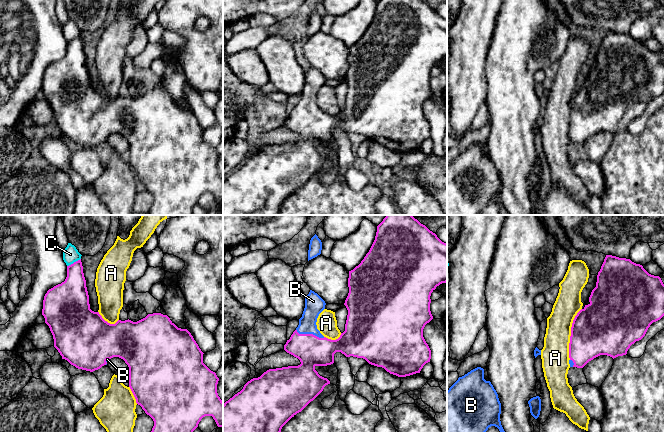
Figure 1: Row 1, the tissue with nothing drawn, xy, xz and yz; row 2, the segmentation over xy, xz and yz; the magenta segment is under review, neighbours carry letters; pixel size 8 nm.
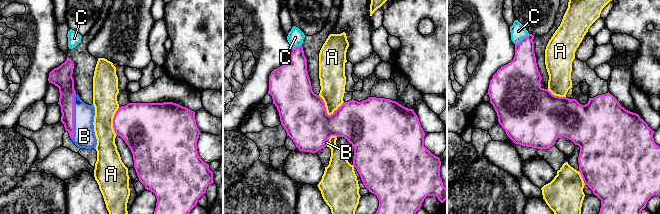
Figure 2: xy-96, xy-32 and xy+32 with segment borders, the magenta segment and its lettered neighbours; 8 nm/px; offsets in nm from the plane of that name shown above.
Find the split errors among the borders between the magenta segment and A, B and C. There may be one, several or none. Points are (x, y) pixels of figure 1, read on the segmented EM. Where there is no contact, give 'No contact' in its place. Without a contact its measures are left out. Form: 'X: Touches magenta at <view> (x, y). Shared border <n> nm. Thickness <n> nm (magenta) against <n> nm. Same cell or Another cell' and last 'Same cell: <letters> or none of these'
A: Touches magenta at yz (571, 334). Shared border 420 nm. Thickness 440 nm (magenta) against 220 nm. Another cell
B: Touches magenta at xz (310, 334). Shared border 240 nm. Thickness 240 nm (magenta) against 160 nm. Same cell
C: Touches magenta at xy (74, 262). Shared border 130 nm. Thickness 240 nm (magenta) against 130 nm. Another cell
Same cell: B

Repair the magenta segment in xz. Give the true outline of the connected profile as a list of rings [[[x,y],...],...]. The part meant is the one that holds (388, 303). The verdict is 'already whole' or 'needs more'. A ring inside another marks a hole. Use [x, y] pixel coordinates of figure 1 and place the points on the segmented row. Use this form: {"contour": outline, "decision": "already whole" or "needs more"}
{"contour": [[[386,215],[383,221],[377,226],[375,240],[361,263],[353,270],[349,271],[348,287],[349,293],[345,300],[344,305],[348,310],[347,320],[345,324],[345,331],[341,333],[340,337],[336,340],[331,340],[324,337],[317,329],[317,318],[319,314],[325,309],[325,301],[314,291],[310,290],[309,294],[305,297],[305,308],[302,317],[299,319],[299,325],[287,340],[284,345],[284,350],[298,358],[301,362],[298,366],[288,366],[276,369],[269,369],[264,372],[260,377],[253,378],[248,381],[243,389],[235,394],[232,398],[223,404],[223,432],[281,432],[282,427],[297,413],[301,412],[311,401],[313,401],[324,389],[330,384],[327,378],[318,374],[315,370],[316,366],[327,366],[334,363],[334,354],[341,352],[346,357],[357,357],[365,359],[369,364],[382,367],[390,374],[398,377],[406,377],[416,373],[420,373],[423,366],[430,362],[431,350],[423,337],[423,329],[429,323],[433,316],[430,311],[431,293],[442,283],[447,282],[447,244],[442,242],[435,233],[430,231],[425,225],[421,224],[412,215]]], "decision": "needs more"}

